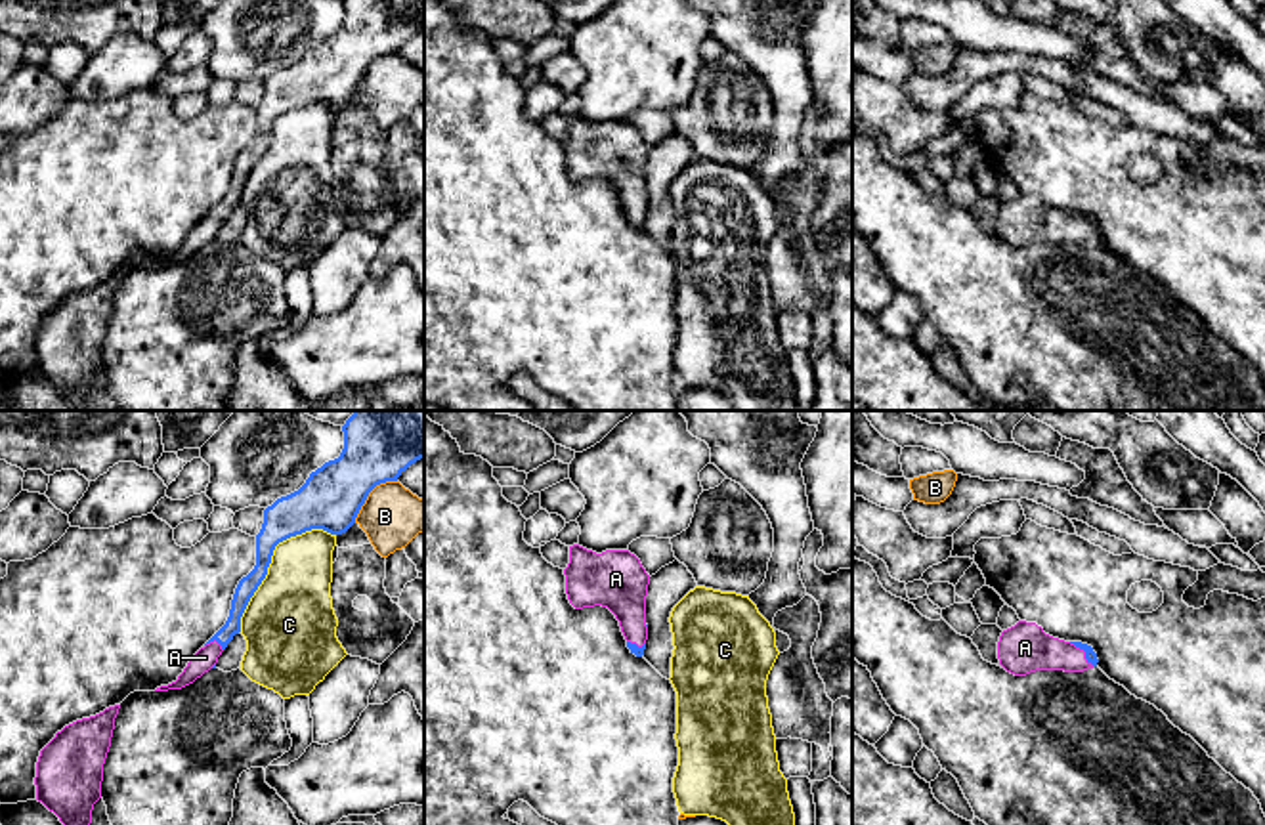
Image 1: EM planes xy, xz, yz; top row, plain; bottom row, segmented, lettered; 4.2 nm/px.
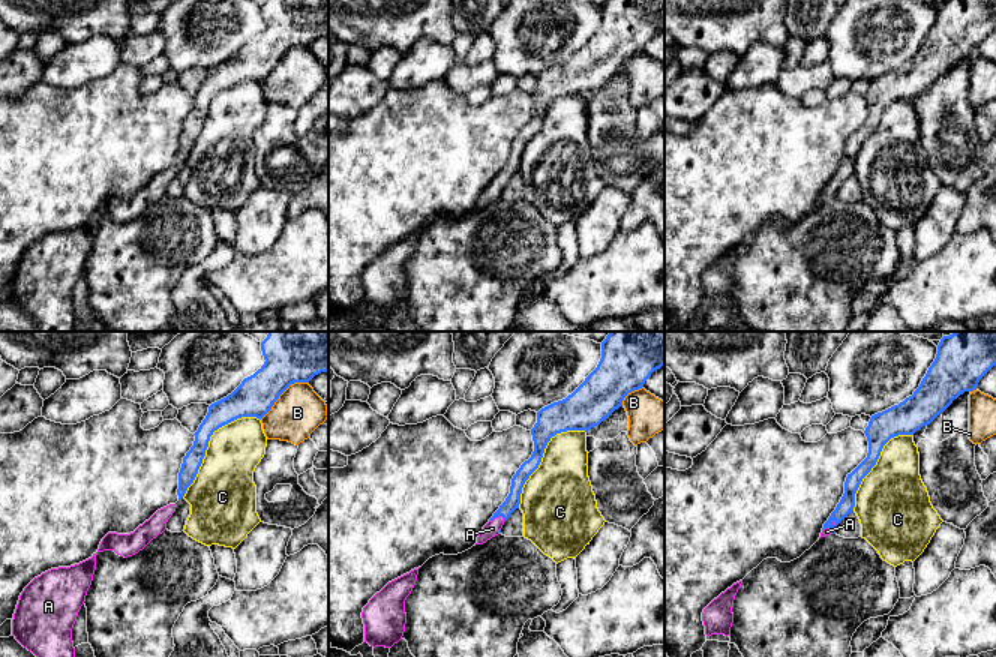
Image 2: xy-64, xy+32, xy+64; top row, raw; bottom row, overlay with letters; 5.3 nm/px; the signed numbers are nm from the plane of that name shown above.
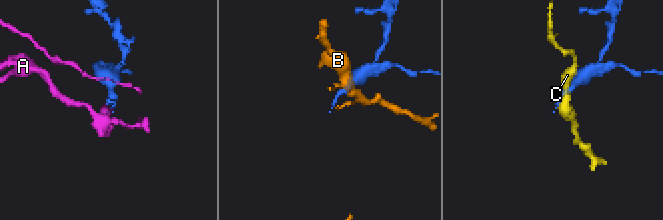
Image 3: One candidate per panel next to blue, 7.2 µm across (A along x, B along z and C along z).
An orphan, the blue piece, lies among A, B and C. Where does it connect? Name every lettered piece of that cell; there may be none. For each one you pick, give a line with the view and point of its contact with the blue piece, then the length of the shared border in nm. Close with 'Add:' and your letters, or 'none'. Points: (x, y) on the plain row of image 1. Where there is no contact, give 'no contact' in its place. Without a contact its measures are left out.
A: contact yz (1084, 222); length 150 nm
Add: A

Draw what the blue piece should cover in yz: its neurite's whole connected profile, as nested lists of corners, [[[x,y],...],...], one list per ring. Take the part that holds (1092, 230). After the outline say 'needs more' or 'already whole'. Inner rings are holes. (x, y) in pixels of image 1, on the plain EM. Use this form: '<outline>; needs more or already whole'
[[[1026,193],[1001,204],[997,231],[1015,248],[1036,243],[1083,244],[1099,235],[1091,218],[1053,210],[1036,195]]]; needs more

